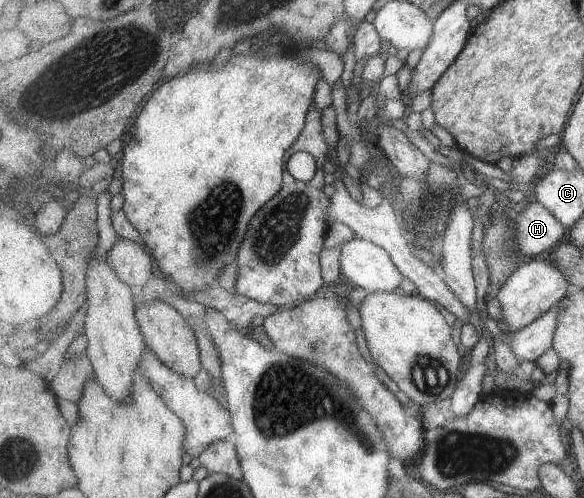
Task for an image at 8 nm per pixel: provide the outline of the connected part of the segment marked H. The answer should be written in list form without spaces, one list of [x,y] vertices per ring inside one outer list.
[[[536,200],[514,216],[517,225],[517,248],[524,256],[534,256],[556,248],[568,236],[568,229],[555,214]]]

